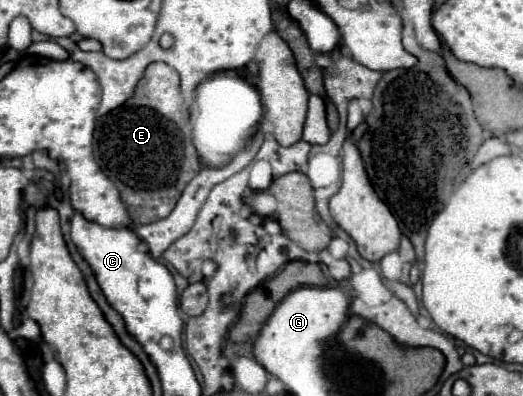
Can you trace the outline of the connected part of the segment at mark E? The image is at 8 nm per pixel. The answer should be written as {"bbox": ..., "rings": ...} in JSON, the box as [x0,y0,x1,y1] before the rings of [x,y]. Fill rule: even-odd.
{"bbox":[94,63,200,225],"rings":[[[152,63],[138,87],[128,103],[110,115],[100,117],[94,131],[94,157],[102,171],[118,187],[132,223],[146,225],[164,219],[174,209],[174,203],[180,199],[186,183],[190,183],[194,173],[200,169],[200,161],[196,151],[190,151],[190,141],[180,131],[180,125],[158,115],[158,111],[172,109],[174,99],[180,109],[180,91],[172,91],[180,89],[178,73],[166,63]],[[146,107],[154,111],[146,111]]]}

